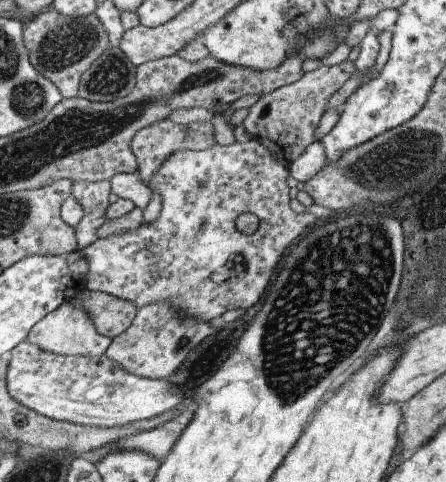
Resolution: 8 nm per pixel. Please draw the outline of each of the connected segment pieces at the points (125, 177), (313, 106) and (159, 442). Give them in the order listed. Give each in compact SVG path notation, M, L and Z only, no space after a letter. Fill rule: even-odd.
M119 173L111 180L111 192L120 199L134 202L134 205L147 213L151 200L150 186L139 178L138 173Z
M347 60L335 66L321 65L314 72L305 73L297 82L261 95L248 110L248 116L242 122L244 129L271 153L275 162L288 168L316 141L315 132L331 96L352 77L355 68L355 64Z
M187 402L188 406L154 429L128 436L126 439L119 439L110 445L95 449L88 453L87 458L92 463L100 463L111 451L139 451L155 460L161 461L163 456L168 455L175 446L180 434L187 428L187 425L194 417L194 402Z

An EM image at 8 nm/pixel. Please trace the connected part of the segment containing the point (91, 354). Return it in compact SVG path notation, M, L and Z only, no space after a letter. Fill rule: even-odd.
M73 298L67 304L61 305L57 310L44 316L30 330L26 340L48 353L89 358L102 357L111 344L111 340L108 337L98 335L98 332L95 332L92 320L79 303L73 302Z

